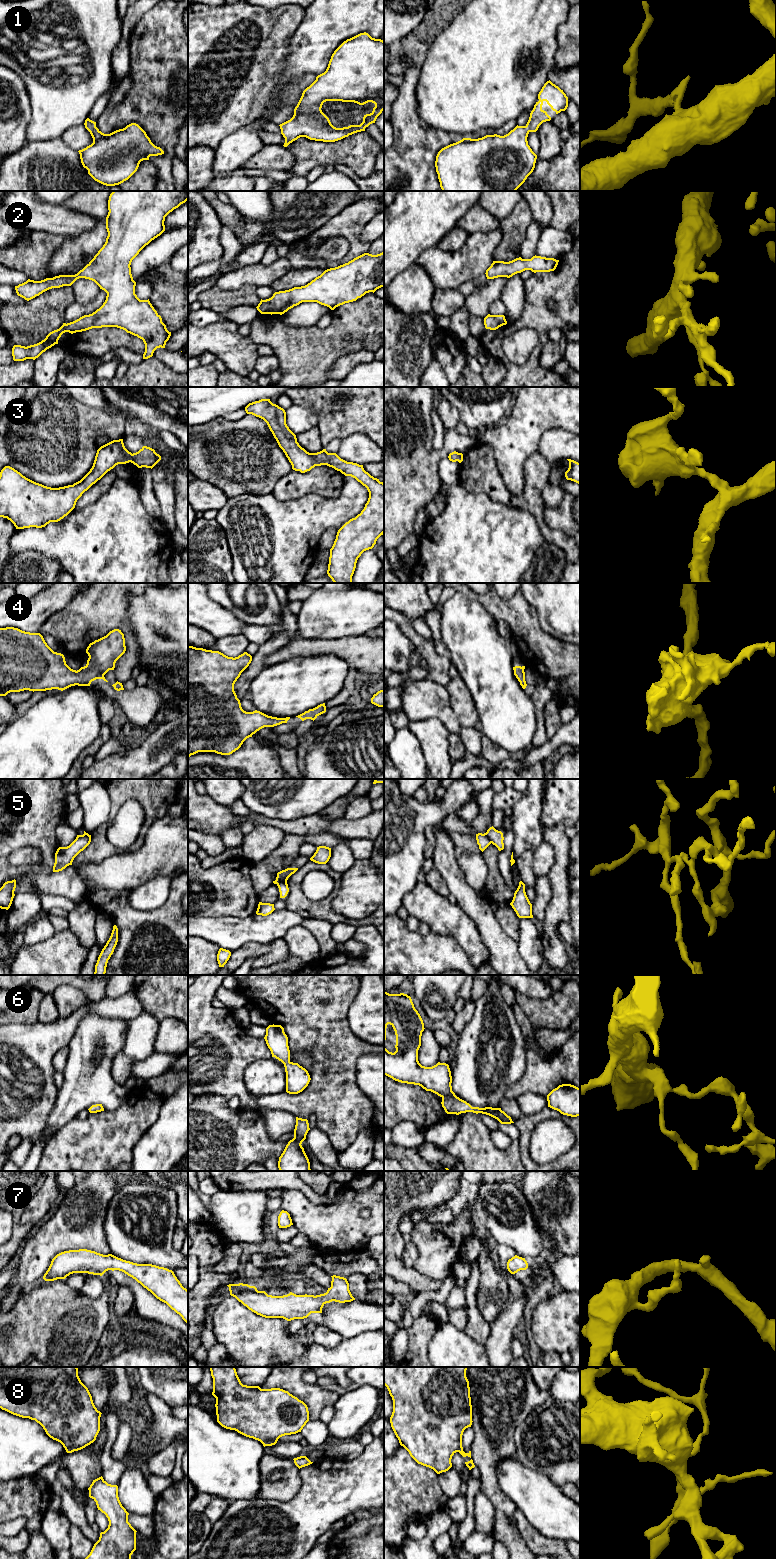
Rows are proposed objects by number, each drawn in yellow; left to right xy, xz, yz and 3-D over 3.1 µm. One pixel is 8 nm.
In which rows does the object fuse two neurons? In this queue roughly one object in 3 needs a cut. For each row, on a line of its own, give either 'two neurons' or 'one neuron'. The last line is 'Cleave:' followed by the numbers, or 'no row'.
1: one neuron
2: one neuron
3: one neuron
4: one neuron
5: two neurons
6: one neuron
7: one neuron
8: two neurons
Cleave: 5, 8

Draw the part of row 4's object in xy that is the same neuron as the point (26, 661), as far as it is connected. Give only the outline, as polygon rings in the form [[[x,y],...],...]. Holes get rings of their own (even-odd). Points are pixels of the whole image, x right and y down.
[[[14,627],[0,628],[0,696],[6,696],[10,692],[46,691],[52,689],[65,690],[71,686],[90,686],[96,679],[108,682],[104,675],[109,670],[114,670],[116,661],[125,653],[124,634],[119,629],[110,631],[106,636],[90,643],[86,649],[89,658],[87,664],[79,670],[71,669],[61,653],[54,652],[45,642],[40,633],[30,633]]]

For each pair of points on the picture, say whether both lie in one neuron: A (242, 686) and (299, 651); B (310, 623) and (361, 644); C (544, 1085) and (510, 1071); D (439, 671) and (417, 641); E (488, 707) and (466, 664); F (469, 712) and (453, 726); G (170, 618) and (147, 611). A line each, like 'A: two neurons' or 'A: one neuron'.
A: two neurons
B: two neurons
C: two neurons
D: one neuron
E: one neuron
F: two neurons
G: one neuron

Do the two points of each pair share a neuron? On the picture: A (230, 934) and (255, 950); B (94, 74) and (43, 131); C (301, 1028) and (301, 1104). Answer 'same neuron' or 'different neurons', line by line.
A: different neurons
B: same neuron
C: same neuron

